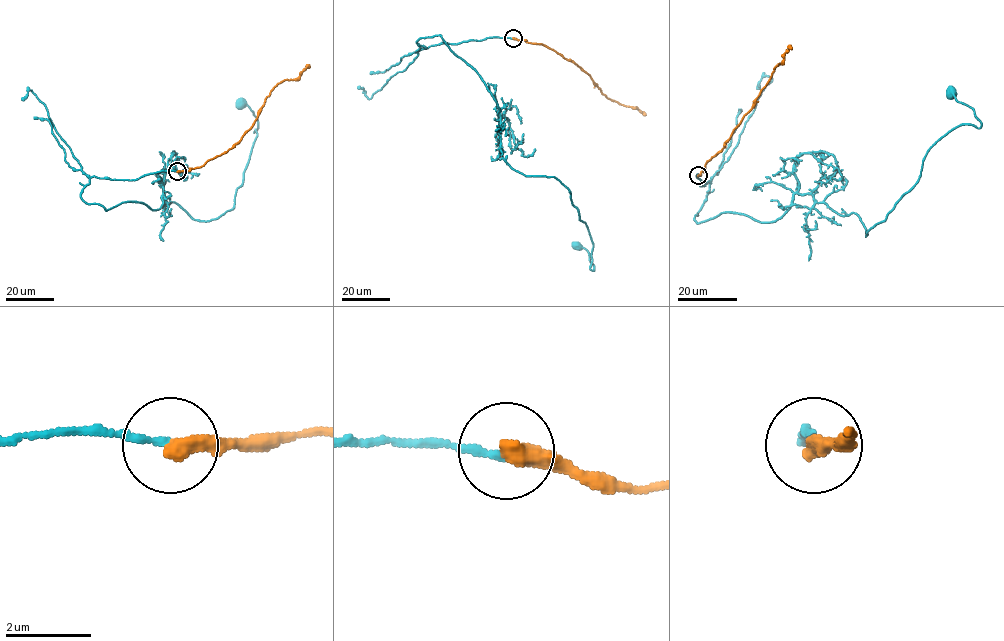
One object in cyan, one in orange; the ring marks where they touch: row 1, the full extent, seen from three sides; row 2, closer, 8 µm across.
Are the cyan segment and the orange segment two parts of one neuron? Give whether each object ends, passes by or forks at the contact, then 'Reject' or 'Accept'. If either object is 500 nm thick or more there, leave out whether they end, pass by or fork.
At the ring cyan ends. At the ring orange ends. Accept

